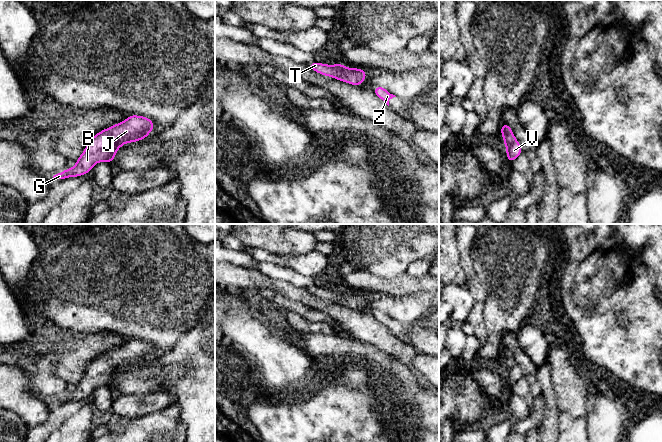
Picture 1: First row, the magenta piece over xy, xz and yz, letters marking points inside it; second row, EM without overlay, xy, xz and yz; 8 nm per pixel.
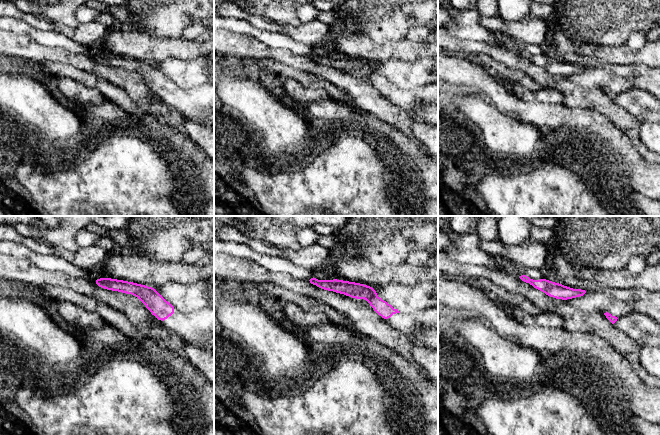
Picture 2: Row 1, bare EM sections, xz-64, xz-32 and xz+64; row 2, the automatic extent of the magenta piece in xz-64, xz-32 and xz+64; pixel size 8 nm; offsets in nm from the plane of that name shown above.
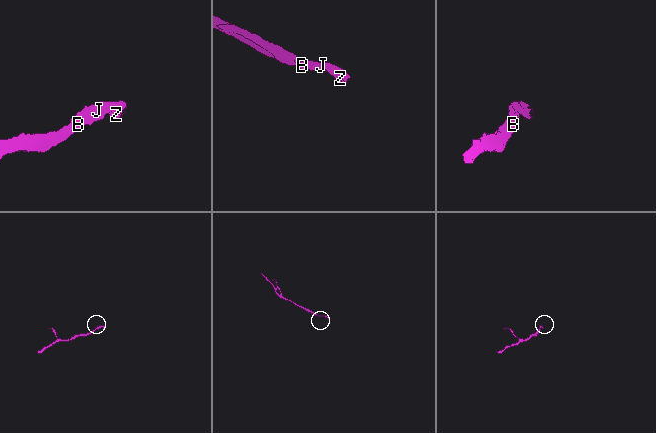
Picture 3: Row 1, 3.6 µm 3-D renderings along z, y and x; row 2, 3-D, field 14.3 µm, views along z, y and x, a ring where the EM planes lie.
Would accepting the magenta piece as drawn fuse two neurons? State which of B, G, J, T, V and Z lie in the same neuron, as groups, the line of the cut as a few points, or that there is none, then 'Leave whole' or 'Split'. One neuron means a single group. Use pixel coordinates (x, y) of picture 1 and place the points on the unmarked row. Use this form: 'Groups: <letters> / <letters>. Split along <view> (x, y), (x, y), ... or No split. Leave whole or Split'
Groups: B G J T V Z. No split. Leave whole

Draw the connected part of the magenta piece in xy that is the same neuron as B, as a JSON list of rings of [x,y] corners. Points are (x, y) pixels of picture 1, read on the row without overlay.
[[[130,339],[119,348],[106,352],[94,359],[76,384],[74,392],[66,392],[53,400],[53,404],[78,401],[90,396],[98,386],[113,387],[117,374],[125,366],[143,364],[155,351],[154,346],[145,340]]]

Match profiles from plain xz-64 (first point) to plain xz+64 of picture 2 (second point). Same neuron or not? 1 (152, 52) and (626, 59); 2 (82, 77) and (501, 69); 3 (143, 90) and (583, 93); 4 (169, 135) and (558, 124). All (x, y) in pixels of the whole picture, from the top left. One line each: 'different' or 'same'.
1: same
2: same
3: same
4: same

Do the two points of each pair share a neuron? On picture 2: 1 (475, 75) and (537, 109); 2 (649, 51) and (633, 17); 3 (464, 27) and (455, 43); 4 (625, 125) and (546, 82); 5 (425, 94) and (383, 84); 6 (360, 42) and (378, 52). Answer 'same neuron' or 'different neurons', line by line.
1: same neuron
2: different neurons
3: different neurons
4: same neuron
5: same neuron
6: same neuron

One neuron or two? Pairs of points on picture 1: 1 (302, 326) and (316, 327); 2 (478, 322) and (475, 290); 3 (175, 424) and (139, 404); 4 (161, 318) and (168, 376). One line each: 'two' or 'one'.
1: one
2: one
3: two
4: one

